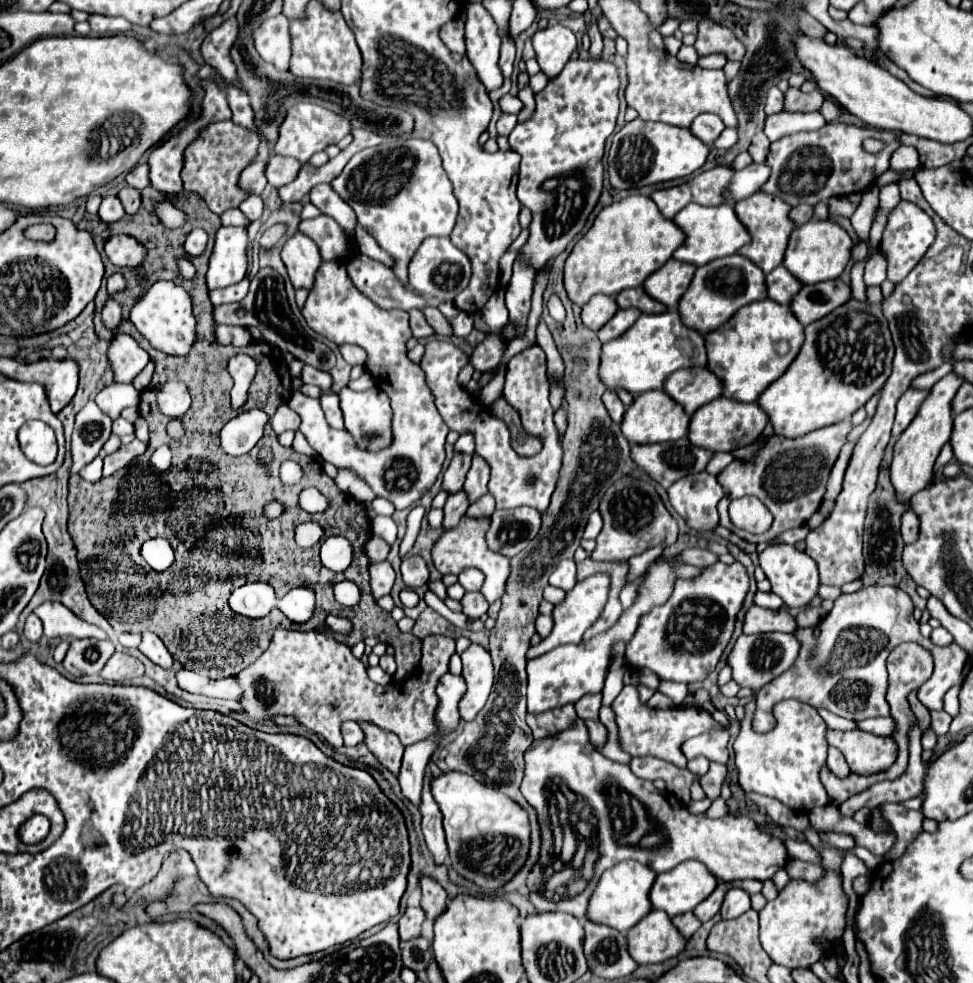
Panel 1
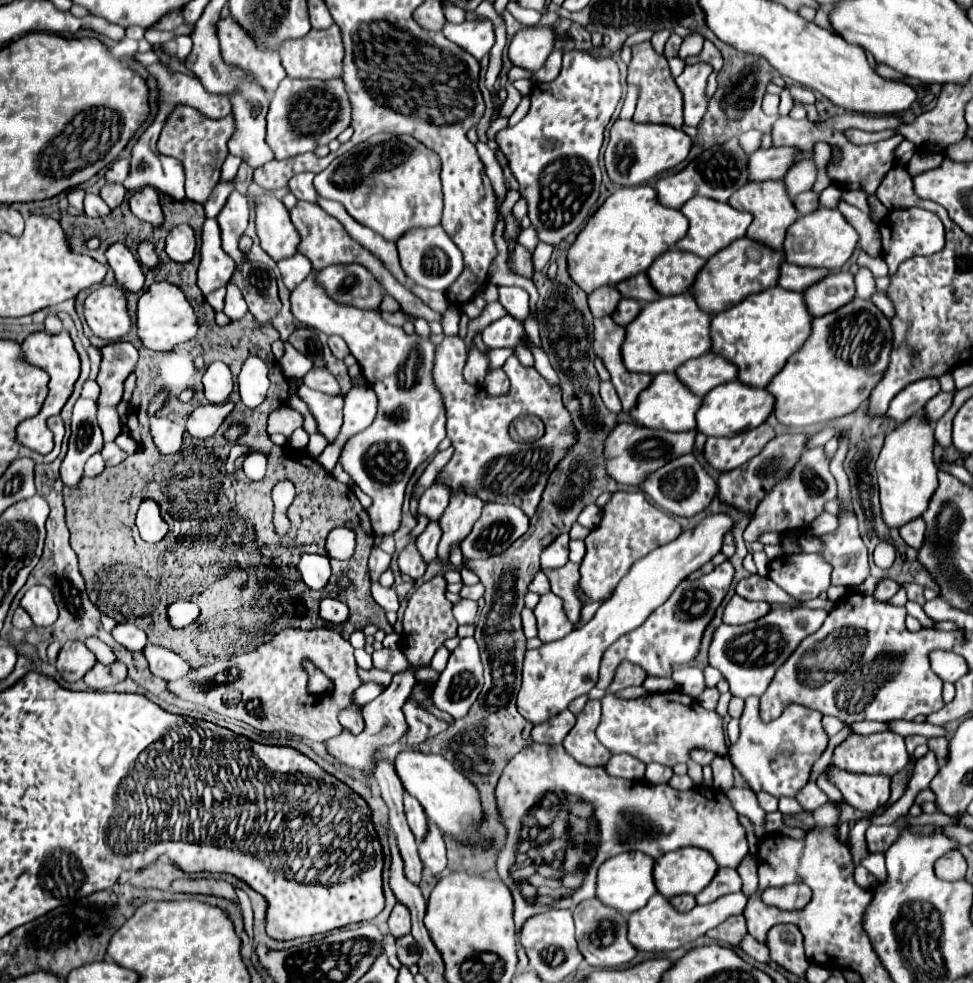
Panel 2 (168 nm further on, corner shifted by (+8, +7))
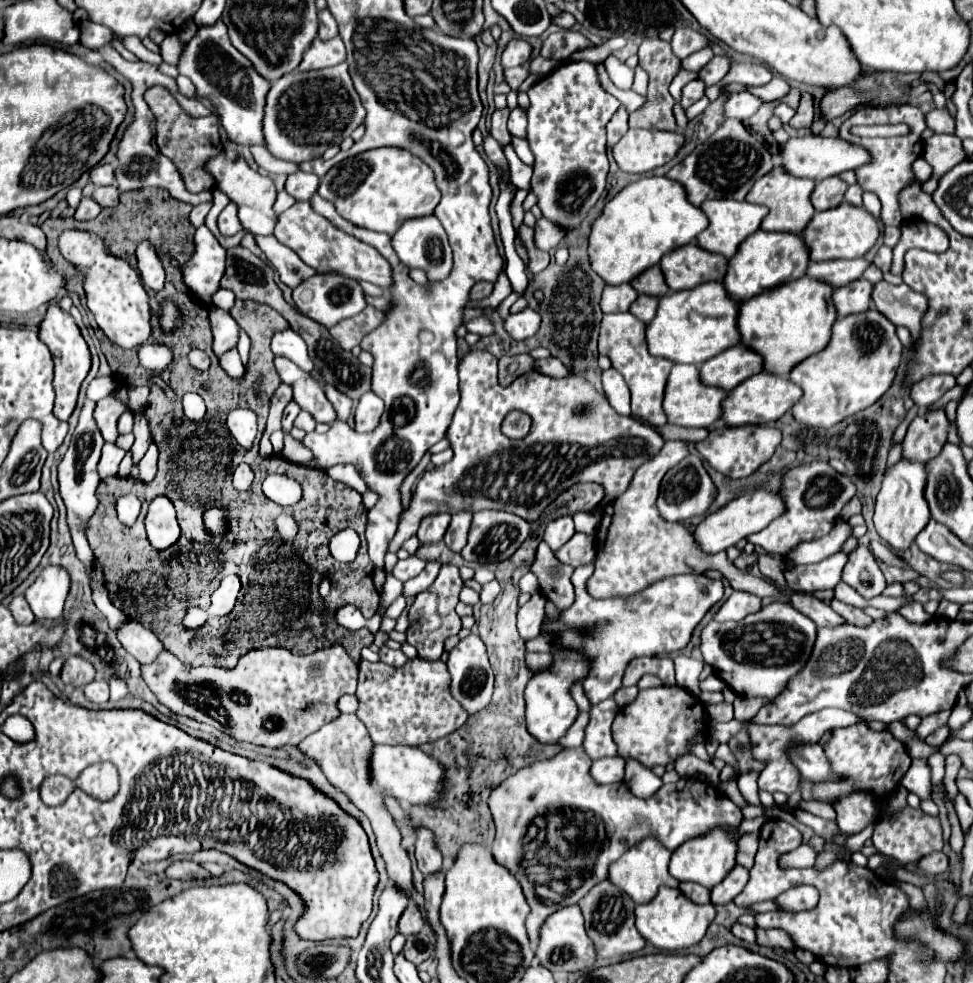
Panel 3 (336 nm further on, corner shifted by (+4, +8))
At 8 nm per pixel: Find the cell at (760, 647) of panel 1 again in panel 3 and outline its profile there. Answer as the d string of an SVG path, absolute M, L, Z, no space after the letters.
M774 600L738 622L708 622L700 634L700 650L714 674L738 696L776 698L790 678L802 670L816 642L814 622L786 600Z

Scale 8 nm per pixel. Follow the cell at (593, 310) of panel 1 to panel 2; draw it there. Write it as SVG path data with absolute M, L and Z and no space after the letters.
M602 285L588 295L588 307L594 317L602 317L602 315L610 315L620 299L622 295L614 285Z

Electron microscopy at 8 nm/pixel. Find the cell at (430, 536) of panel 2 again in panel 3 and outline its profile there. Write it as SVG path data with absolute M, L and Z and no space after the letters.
M428 562L424 572L408 582L404 582L404 590L402 590L402 596L404 598L410 598L410 596L416 596L420 592L424 592L438 576L438 570L440 570L440 564L438 562Z

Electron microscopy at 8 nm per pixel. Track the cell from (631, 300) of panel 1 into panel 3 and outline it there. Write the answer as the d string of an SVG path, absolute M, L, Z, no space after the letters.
M652 266L650 270L644 270L640 276L636 276L632 282L632 288L638 294L648 294L648 296L666 296L670 288L664 282L664 274L660 266Z

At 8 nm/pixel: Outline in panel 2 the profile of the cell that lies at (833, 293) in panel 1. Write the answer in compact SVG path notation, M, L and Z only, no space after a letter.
M836 271L826 275L826 279L820 279L818 283L814 283L814 287L808 287L802 293L810 315L820 317L850 303L850 299L856 295L854 277L848 271Z

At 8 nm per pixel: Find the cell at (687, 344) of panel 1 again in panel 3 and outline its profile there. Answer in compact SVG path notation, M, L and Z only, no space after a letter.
M710 280L690 290L672 292L660 298L658 314L648 324L646 330L648 350L650 354L668 358L676 364L700 366L706 360L714 358L716 354L740 342L736 316L738 316L738 302L730 298L720 280Z

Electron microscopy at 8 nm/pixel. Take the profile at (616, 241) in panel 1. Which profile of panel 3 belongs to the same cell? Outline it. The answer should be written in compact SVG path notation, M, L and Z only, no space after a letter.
M658 176L640 178L614 196L594 222L588 248L590 262L606 284L624 284L658 264L666 252L694 242L706 228L706 214L688 202L686 188L680 182Z

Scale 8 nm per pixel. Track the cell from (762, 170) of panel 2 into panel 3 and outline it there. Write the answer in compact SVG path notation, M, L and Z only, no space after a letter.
M796 136L790 138L782 148L782 166L800 178L812 178L812 176L836 176L846 170L856 170L858 166L864 166L870 162L870 152L858 144L846 142L844 138L830 138L830 136Z

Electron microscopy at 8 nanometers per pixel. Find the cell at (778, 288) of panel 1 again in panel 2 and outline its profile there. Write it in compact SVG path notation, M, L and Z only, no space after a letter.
M782 263L778 285L788 291L802 291L814 283L818 283L822 277L826 277L830 271L826 269L812 269L812 267L798 267L790 263Z

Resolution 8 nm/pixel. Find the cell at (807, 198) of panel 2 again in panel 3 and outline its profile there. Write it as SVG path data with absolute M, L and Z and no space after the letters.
M838 176L824 178L822 182L816 184L816 188L812 192L812 204L816 210L836 208L842 204L846 190L848 190L848 184L842 178L838 178Z

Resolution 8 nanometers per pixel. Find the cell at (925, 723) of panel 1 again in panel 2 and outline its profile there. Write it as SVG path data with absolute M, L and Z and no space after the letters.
M930 737L928 747L930 747L930 751L936 753L938 763L942 763L946 759L946 751L948 751L948 739L946 737Z

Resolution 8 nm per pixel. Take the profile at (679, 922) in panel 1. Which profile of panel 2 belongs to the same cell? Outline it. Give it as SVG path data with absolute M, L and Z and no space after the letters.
M678 895L678 897L670 899L670 905L672 905L676 911L686 913L686 911L690 911L690 909L696 907L696 901L694 901L692 895Z

